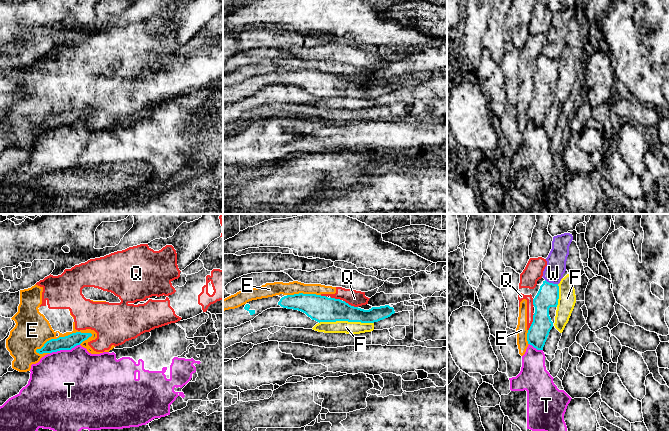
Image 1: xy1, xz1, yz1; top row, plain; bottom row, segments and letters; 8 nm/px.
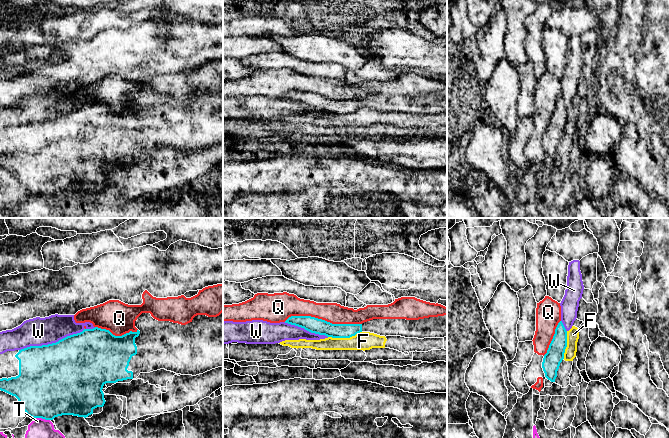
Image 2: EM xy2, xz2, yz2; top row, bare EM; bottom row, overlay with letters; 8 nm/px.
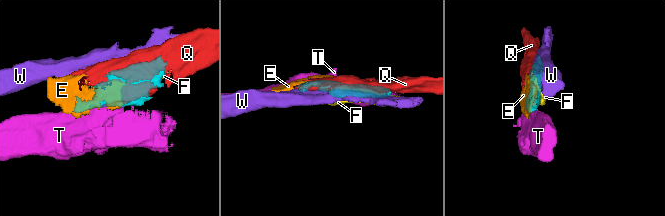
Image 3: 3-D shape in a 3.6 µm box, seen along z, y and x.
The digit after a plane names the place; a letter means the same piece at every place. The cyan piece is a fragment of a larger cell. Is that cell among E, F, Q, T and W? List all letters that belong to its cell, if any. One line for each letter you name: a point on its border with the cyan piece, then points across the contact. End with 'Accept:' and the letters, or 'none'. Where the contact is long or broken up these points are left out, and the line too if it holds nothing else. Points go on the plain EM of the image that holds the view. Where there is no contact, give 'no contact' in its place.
Accept: none

